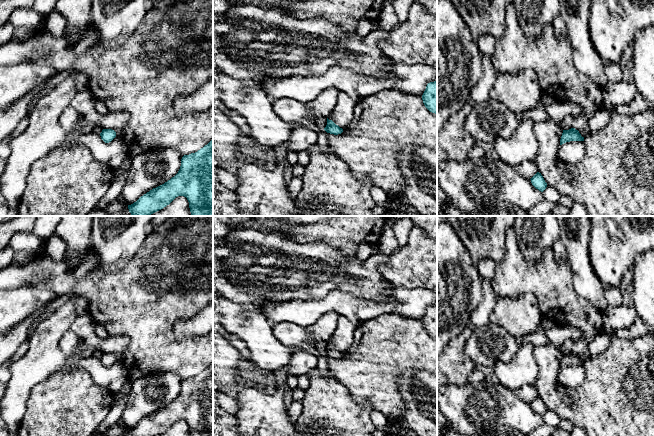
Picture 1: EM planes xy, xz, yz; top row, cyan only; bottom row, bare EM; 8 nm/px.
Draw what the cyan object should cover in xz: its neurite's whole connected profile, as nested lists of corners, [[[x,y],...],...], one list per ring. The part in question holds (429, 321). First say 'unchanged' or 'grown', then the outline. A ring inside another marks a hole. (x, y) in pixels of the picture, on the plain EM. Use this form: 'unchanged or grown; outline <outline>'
unchanged; outline [[[437,305],[427,308],[422,324],[430,336],[437,338]]]

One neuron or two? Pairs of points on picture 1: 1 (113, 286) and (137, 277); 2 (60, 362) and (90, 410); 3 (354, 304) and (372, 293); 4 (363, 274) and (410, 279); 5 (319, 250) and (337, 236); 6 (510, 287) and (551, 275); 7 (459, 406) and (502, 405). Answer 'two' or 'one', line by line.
1: one
2: two
3: two
4: two
5: two
6: one
7: one

